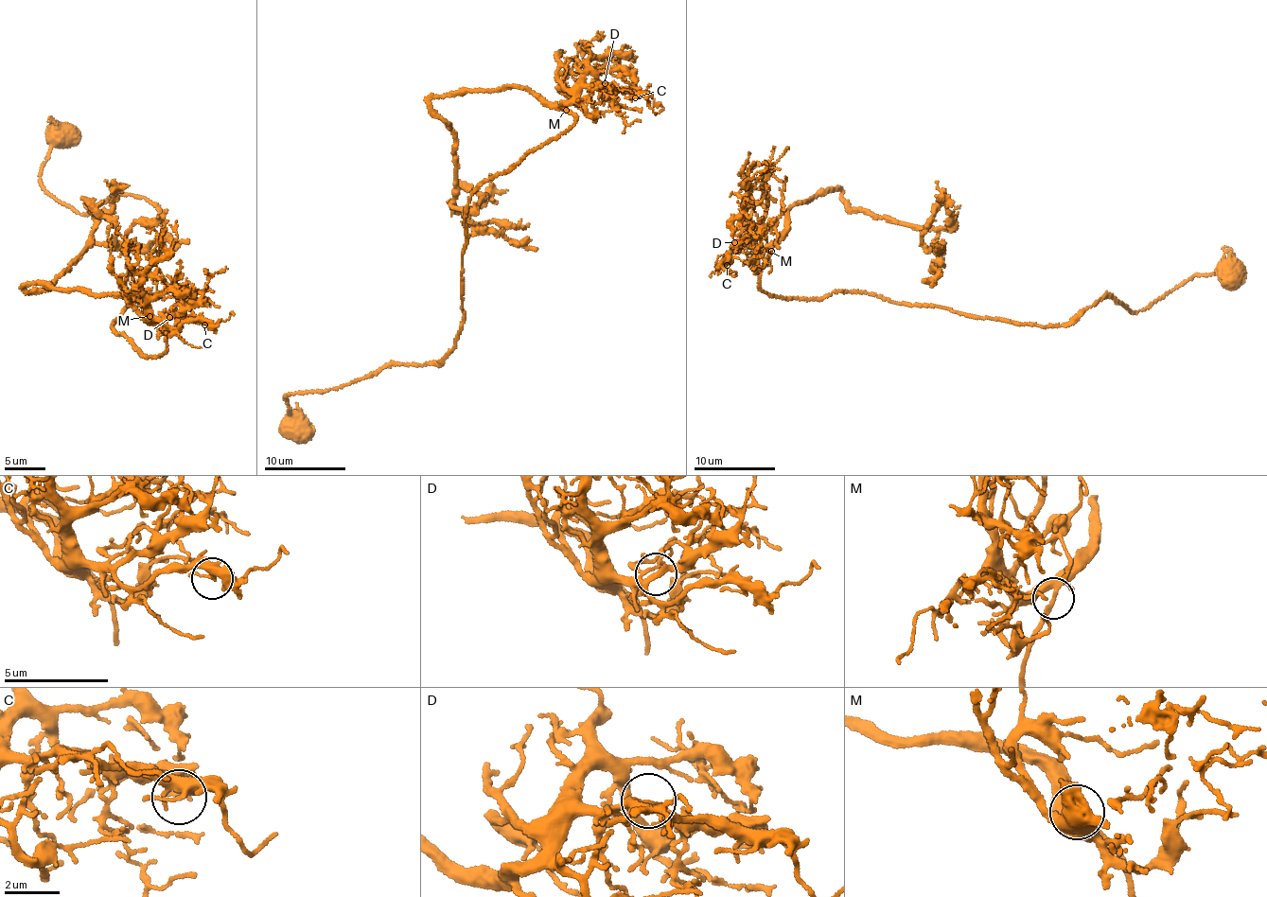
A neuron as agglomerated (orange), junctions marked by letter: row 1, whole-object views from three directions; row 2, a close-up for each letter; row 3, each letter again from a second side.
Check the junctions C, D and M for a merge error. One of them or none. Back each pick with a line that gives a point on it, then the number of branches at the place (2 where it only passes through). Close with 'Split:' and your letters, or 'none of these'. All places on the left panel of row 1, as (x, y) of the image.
Split: none of these

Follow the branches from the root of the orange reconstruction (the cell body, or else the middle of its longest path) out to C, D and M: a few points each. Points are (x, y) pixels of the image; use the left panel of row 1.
C: (128, 337), (141, 355), (154, 356), (165, 352), (167, 337), (147, 314), (178, 327), (185, 321), (204, 325)
D: (128, 337), (141, 355), (154, 356), (165, 352), (167, 337), (149, 315), (146, 316), (149, 321), (169, 317)
M: (128, 337), (141, 355), (154, 356), (165, 352), (167, 337), (149, 315)

